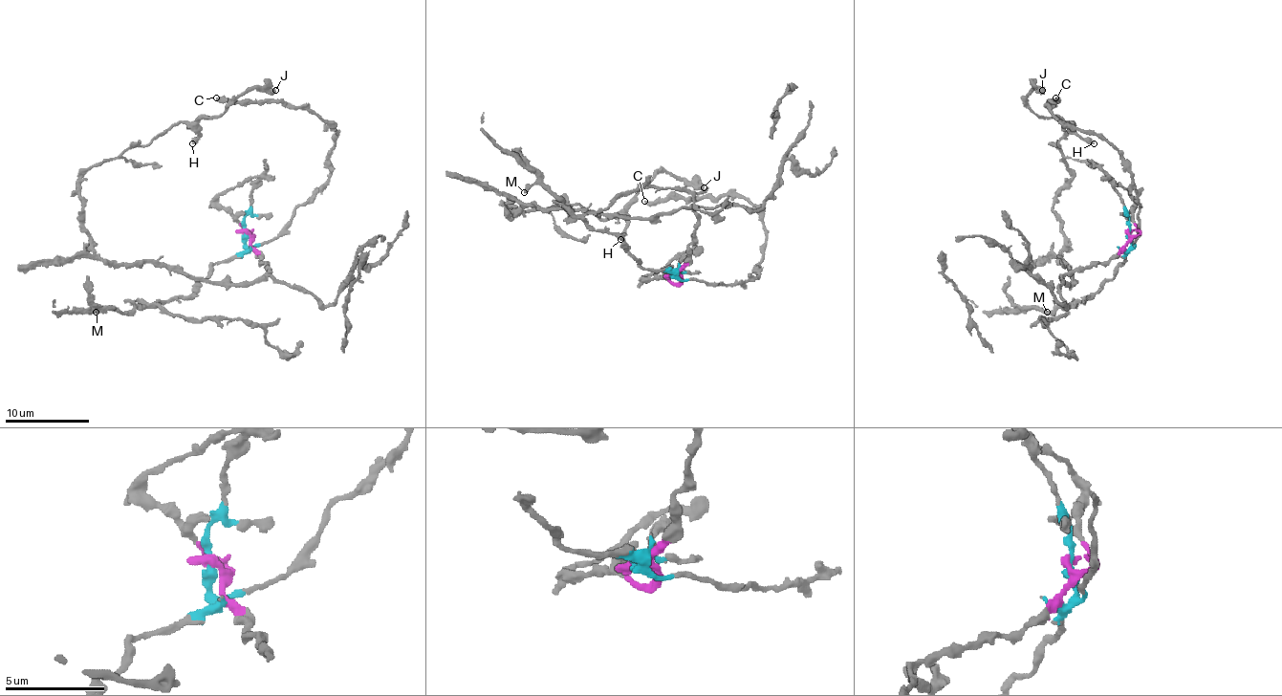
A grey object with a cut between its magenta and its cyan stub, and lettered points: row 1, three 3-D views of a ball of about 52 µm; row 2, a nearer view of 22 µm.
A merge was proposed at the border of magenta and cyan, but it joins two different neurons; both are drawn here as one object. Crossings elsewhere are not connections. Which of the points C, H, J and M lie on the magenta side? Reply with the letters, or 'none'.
H, J

